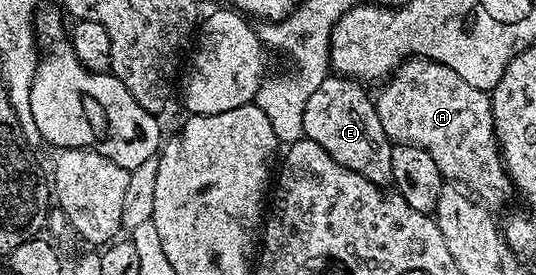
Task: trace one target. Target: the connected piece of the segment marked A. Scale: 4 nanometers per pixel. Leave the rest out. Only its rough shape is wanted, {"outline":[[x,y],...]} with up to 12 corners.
{"outline":[[424,58],[375,96],[393,144],[486,206],[511,181],[489,92]]}

